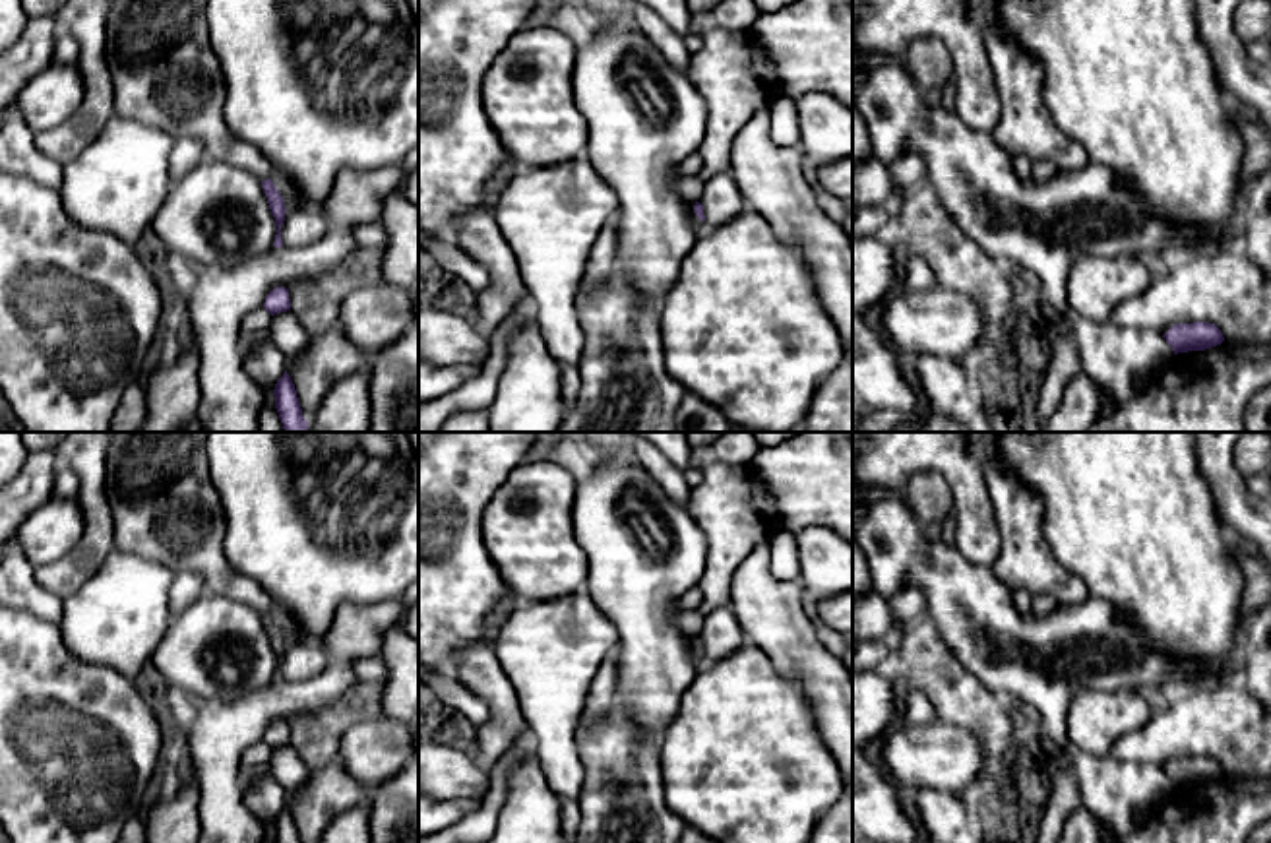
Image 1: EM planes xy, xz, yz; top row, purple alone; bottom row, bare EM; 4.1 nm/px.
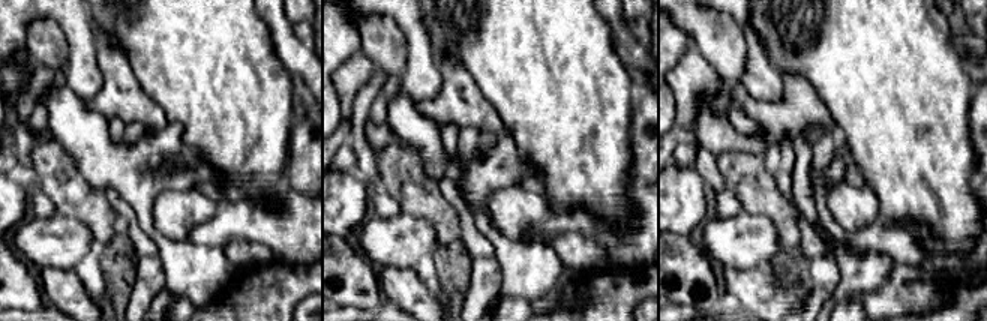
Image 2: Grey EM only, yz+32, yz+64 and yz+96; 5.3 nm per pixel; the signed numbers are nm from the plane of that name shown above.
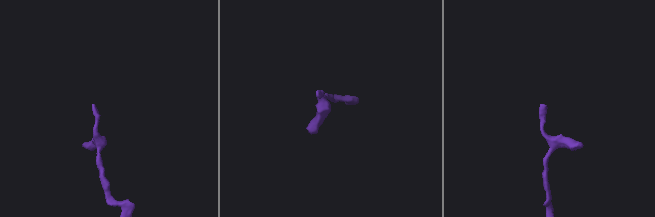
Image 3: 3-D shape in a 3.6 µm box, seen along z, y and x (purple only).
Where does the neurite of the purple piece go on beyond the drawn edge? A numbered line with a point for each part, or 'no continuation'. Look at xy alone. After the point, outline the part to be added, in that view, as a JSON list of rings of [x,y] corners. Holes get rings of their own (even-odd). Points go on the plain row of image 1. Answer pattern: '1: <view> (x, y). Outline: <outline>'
1: xy (165, 508). Outline: [[[108,432],[107,498],[114,548],[161,562],[174,574],[194,572],[207,593],[246,603],[260,614],[273,610],[269,593],[238,574],[225,556],[227,521],[207,469],[207,432]]]

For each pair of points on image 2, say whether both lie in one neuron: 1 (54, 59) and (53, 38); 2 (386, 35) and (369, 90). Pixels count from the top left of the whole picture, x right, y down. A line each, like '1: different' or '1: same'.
1: same
2: different

